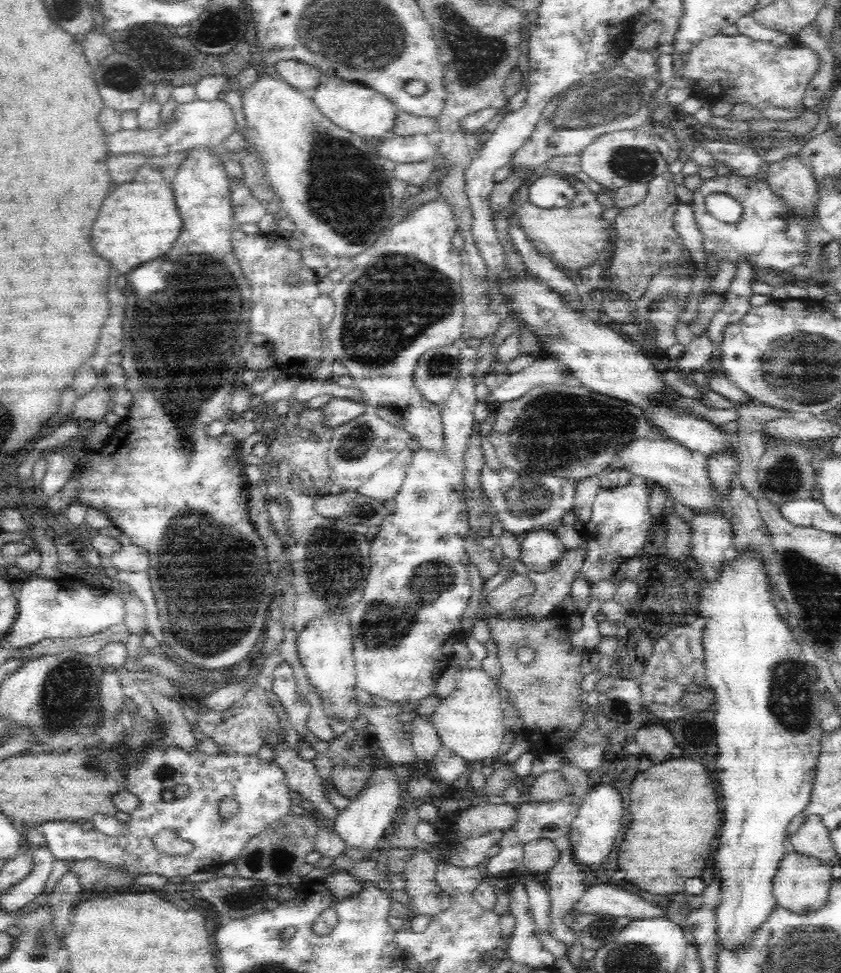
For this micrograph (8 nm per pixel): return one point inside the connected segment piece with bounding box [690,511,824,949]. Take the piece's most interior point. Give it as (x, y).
(769, 740)

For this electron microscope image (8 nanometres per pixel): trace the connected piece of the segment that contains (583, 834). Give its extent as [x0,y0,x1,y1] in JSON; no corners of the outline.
[568,784,626,868]

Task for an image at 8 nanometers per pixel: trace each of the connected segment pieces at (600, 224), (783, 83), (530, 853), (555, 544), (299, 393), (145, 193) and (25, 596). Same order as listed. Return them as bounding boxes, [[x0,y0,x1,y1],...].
[[510,175,612,273],[676,33,820,110],[521,838,560,878],[519,530,565,572],[293,379,364,401],[92,161,182,274],[2,577,125,648]]

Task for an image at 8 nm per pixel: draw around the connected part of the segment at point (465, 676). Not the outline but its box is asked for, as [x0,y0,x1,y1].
[430,668,506,763]

